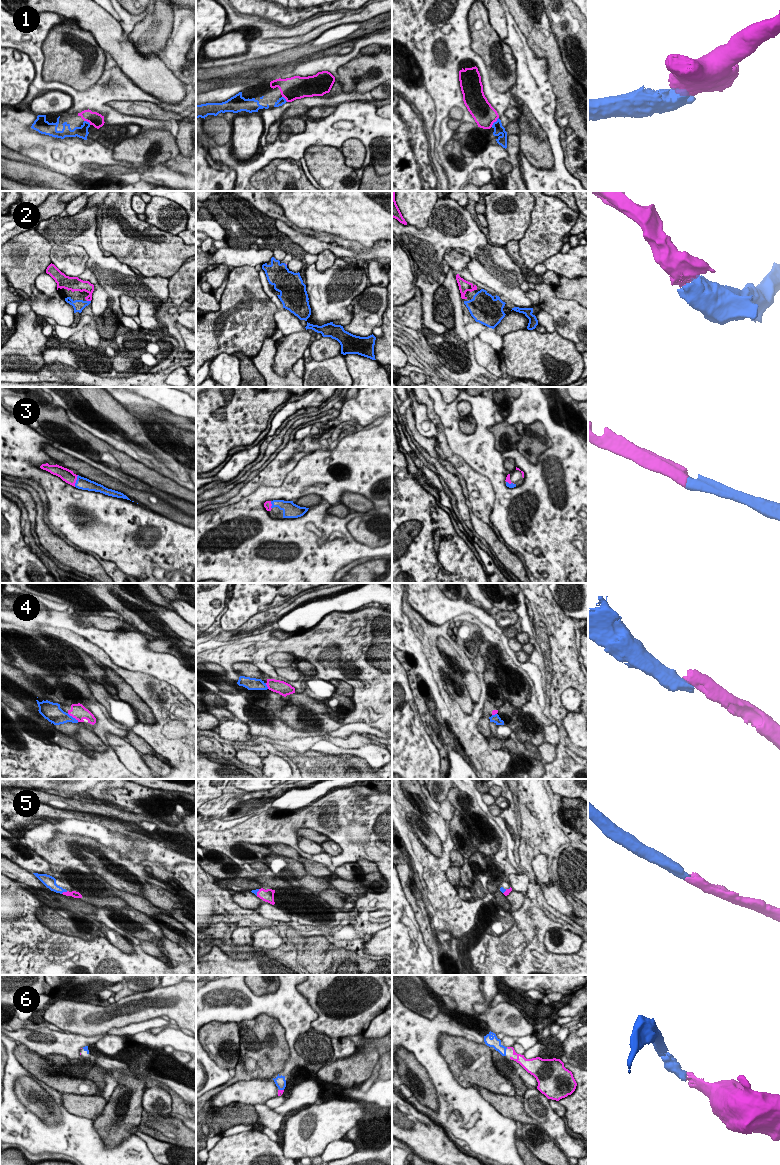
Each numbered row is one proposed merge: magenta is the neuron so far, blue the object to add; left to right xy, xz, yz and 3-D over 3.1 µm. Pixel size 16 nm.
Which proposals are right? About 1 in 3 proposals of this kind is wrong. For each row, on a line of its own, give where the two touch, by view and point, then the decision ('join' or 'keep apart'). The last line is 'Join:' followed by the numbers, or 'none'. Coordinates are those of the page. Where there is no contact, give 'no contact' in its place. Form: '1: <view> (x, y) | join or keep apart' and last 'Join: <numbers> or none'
1: yz (494, 121) | join
2: xy (89, 300) | join
3: xy (75, 481) | join
4: xy (73, 717) | keep apart
5: xy (64, 892) | join
6: xz (281, 1090) | join
Join: 1, 2, 3, 5, 6

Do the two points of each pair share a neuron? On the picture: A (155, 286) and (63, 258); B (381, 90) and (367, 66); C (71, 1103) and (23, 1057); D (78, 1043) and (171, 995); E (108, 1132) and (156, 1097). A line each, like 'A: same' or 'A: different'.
A: different
B: different
C: different
D: different
E: different

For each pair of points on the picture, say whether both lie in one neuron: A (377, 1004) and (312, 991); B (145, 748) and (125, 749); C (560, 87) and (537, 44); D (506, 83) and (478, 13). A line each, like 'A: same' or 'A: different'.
A: same
B: different
C: same
D: same

